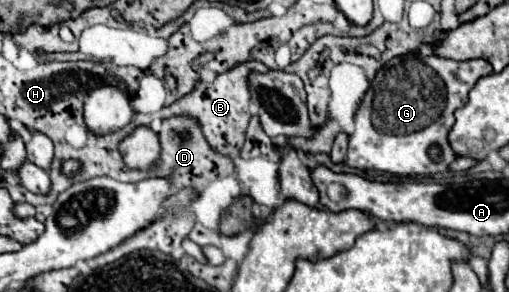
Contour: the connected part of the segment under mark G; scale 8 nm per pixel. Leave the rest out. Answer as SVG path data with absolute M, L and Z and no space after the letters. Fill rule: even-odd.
M410 53L404 57L394 57L392 61L384 63L380 73L372 79L370 89L366 91L366 95L356 111L356 129L348 141L346 165L354 167L358 171L376 169L382 173L392 173L392 175L402 175L402 177L444 173L448 169L448 165L456 159L456 155L448 143L448 131L454 125L454 109L464 107L468 101L470 87L474 87L474 83L480 77L490 75L490 73L492 73L492 67L484 59L452 61L452 59L444 59L438 55L424 57L420 53ZM432 145L440 147L440 153L442 153L440 161L430 159L428 151Z

